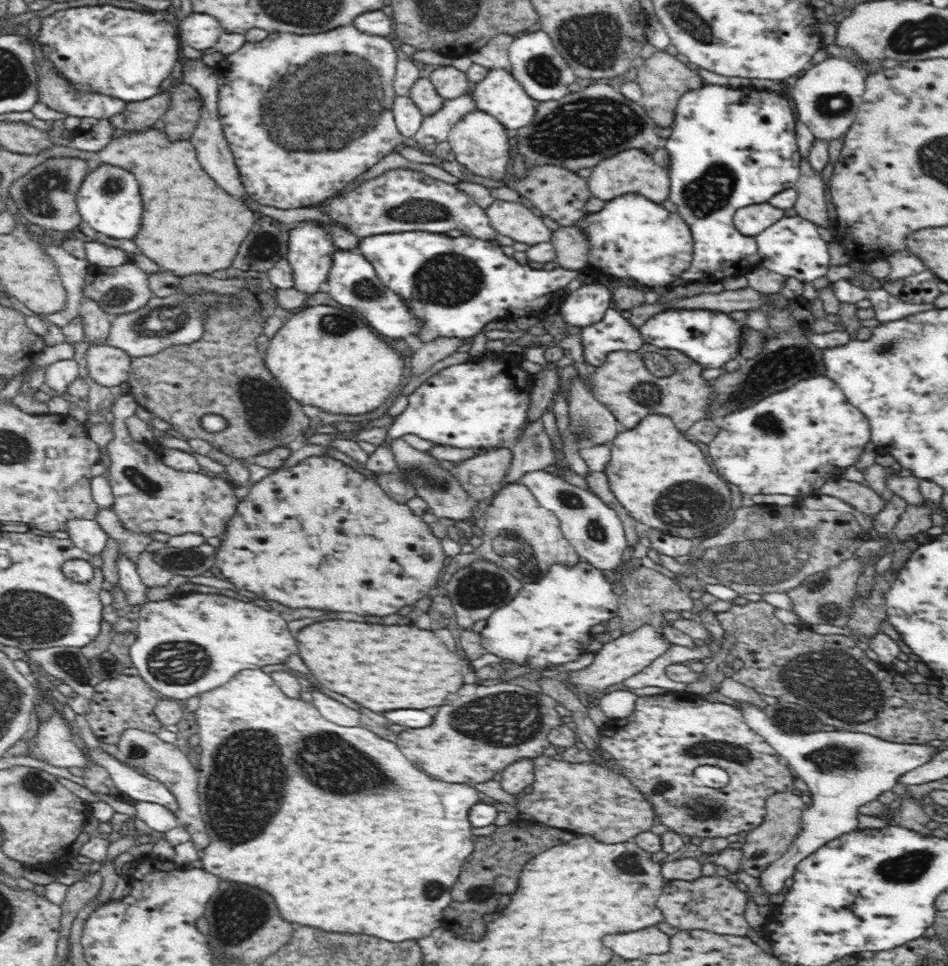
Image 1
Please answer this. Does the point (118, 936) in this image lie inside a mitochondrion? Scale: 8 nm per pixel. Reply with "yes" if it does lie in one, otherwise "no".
no

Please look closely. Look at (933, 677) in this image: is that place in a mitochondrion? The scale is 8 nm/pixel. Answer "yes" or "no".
no

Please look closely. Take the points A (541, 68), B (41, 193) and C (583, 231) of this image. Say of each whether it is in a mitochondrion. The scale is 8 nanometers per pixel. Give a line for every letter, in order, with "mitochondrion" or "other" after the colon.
A: mitochondrion
B: mitochondrion
C: other

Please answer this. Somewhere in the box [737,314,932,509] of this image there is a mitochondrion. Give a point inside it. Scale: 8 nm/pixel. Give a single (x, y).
(767, 423)

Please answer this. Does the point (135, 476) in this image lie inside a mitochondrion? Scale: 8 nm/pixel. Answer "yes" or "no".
yes

